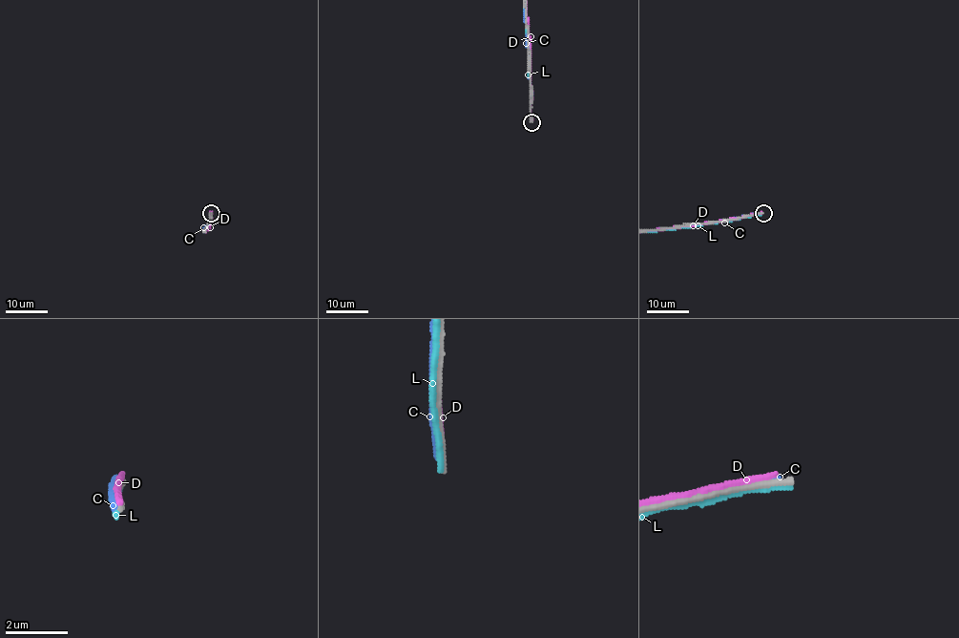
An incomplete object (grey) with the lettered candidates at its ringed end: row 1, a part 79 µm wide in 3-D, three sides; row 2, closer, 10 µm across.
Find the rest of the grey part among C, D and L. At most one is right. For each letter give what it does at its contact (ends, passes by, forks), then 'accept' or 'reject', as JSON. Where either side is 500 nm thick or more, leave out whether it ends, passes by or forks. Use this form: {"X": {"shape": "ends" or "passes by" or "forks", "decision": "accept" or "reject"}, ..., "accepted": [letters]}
{"C": {"shape": "passes by", "decision": "reject"}, "D": {"shape": "passes by", "decision": "reject"}, "L": {"shape": "passes by", "decision": "reject"}, "accepted": []}

